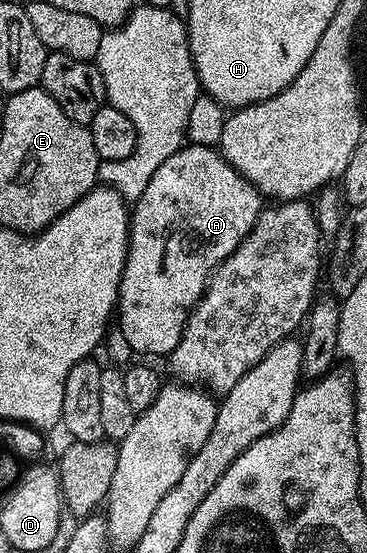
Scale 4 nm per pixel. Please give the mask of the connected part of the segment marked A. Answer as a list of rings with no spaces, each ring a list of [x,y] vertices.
[[[191,144],[179,148],[177,154],[172,154],[163,165],[153,173],[153,178],[149,178],[149,186],[145,186],[145,191],[141,194],[139,200],[134,201],[131,213],[131,233],[129,234],[129,242],[127,243],[127,257],[125,258],[125,270],[121,274],[121,286],[119,287],[119,302],[117,305],[117,324],[119,320],[119,332],[123,335],[123,340],[135,352],[140,352],[140,357],[151,358],[147,356],[163,356],[170,357],[171,351],[177,346],[177,342],[181,342],[181,334],[185,330],[185,322],[189,318],[189,314],[195,308],[195,304],[203,297],[203,292],[207,289],[207,279],[211,277],[212,272],[218,264],[225,258],[229,258],[229,254],[233,254],[237,250],[237,246],[241,246],[241,242],[253,230],[253,226],[257,222],[259,213],[265,207],[264,197],[260,196],[259,191],[250,184],[239,171],[233,167],[224,158],[218,147],[207,144]]]

